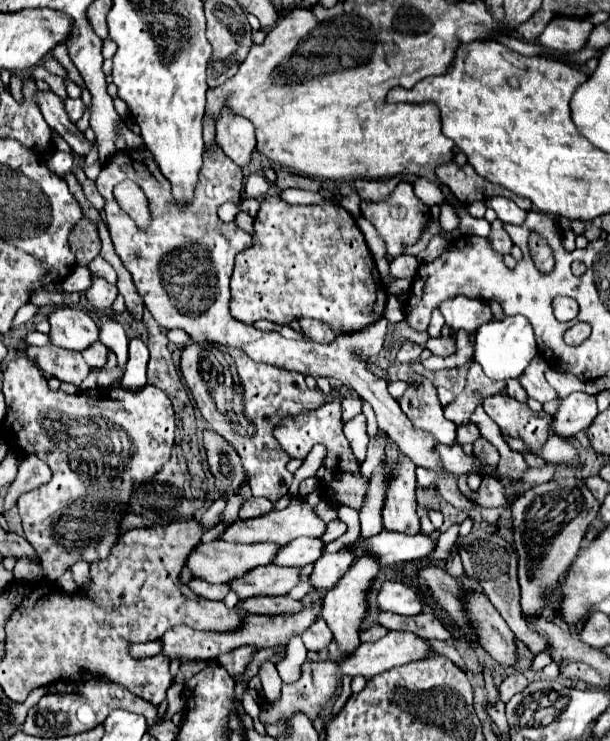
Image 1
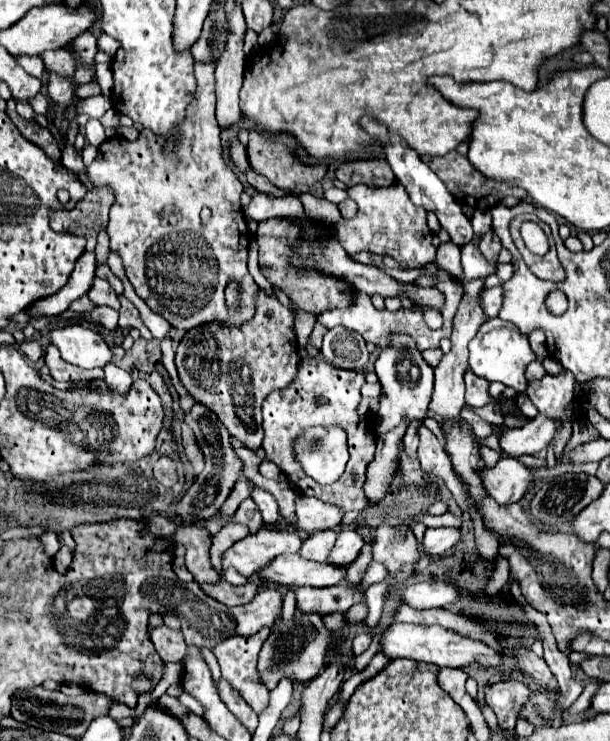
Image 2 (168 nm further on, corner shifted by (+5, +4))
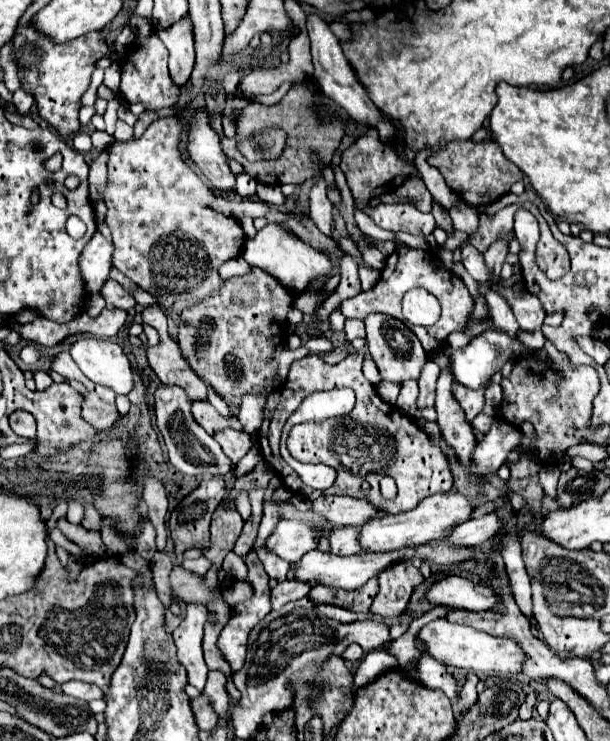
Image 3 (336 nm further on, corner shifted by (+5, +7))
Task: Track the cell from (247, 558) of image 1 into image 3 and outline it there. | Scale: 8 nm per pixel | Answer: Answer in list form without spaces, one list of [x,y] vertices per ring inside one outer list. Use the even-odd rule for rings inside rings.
[[[281,520],[273,534],[265,540],[267,550],[287,562],[297,562],[307,550],[315,550],[321,528],[301,520]]]

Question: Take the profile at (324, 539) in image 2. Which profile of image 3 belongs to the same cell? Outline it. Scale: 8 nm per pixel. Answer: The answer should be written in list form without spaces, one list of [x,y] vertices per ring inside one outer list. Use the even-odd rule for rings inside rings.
[[[335,528],[331,530],[331,536],[329,536],[329,544],[331,544],[331,554],[337,554],[337,556],[351,556],[351,554],[357,554],[361,552],[361,546],[357,544],[357,534],[359,534],[359,528]]]

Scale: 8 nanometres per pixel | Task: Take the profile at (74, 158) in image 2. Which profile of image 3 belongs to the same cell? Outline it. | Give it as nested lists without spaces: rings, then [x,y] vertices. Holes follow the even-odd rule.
[[[25,26],[15,38],[15,56],[21,66],[23,90],[31,90],[37,100],[41,118],[55,128],[55,132],[63,140],[71,140],[81,124],[79,124],[79,108],[81,96],[91,84],[91,72],[95,70],[95,60],[107,54],[107,44],[99,32],[91,32],[75,38],[75,42],[67,42],[63,46],[55,46],[49,38],[43,38],[39,32],[31,32],[31,26]],[[31,56],[39,58],[31,64]]]

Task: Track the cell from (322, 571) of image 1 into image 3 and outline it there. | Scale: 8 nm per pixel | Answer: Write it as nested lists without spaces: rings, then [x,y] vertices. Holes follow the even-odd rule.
[[[451,490],[447,494],[433,494],[433,496],[425,498],[415,510],[367,520],[363,524],[363,528],[359,530],[357,540],[365,552],[393,552],[393,550],[401,550],[407,546],[427,544],[431,540],[445,538],[457,524],[461,524],[469,518],[471,510],[473,510],[471,502],[455,490]]]

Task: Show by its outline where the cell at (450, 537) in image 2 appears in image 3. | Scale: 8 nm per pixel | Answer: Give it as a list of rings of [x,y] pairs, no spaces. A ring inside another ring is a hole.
[[[485,514],[479,520],[467,520],[461,526],[455,526],[449,536],[447,542],[451,542],[453,546],[477,546],[483,542],[489,542],[491,538],[499,536],[499,518],[495,514]]]

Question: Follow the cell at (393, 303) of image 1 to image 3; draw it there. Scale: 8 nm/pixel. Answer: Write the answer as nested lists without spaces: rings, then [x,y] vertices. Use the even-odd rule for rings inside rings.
[[[359,268],[359,278],[361,278],[361,288],[367,292],[377,284],[379,272],[375,272],[373,268]]]

